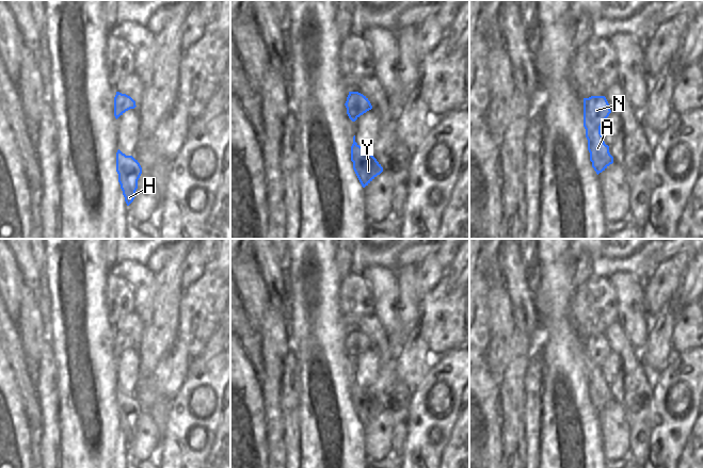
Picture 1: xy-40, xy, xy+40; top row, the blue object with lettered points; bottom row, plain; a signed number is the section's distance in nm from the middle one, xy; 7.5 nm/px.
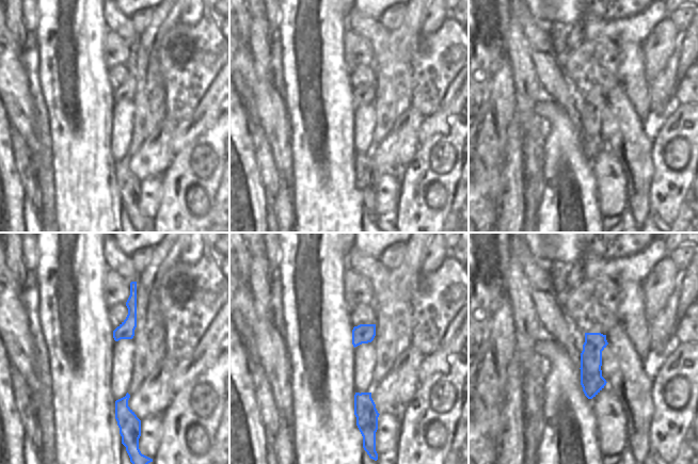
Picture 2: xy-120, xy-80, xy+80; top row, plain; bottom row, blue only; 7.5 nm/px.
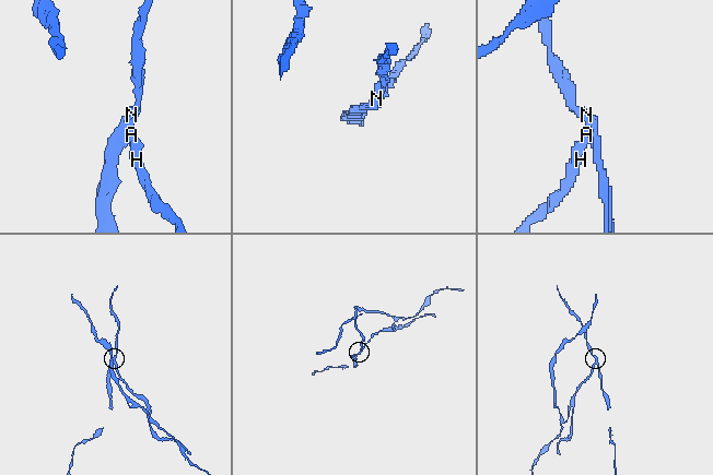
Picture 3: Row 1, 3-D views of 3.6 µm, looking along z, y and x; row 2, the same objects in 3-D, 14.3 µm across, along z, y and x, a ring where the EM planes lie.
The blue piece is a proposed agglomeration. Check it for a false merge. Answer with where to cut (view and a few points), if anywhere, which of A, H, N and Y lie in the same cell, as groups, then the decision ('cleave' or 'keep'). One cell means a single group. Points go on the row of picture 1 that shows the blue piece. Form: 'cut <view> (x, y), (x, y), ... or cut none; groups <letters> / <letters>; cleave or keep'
cut xy+40 (611, 156), (603, 161), (592, 162); groups A N / H Y; cleave

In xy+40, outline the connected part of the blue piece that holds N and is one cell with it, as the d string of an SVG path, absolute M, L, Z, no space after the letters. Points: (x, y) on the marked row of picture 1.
M605 96L584 98L584 127L591 162L604 162L611 157L609 146L605 144L601 133L601 127L610 113Z

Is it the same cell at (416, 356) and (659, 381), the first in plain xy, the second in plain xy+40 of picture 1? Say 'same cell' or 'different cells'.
different cells

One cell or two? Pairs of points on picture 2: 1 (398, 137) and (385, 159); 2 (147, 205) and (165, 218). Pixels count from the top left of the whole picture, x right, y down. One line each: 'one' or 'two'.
1: one
2: two

